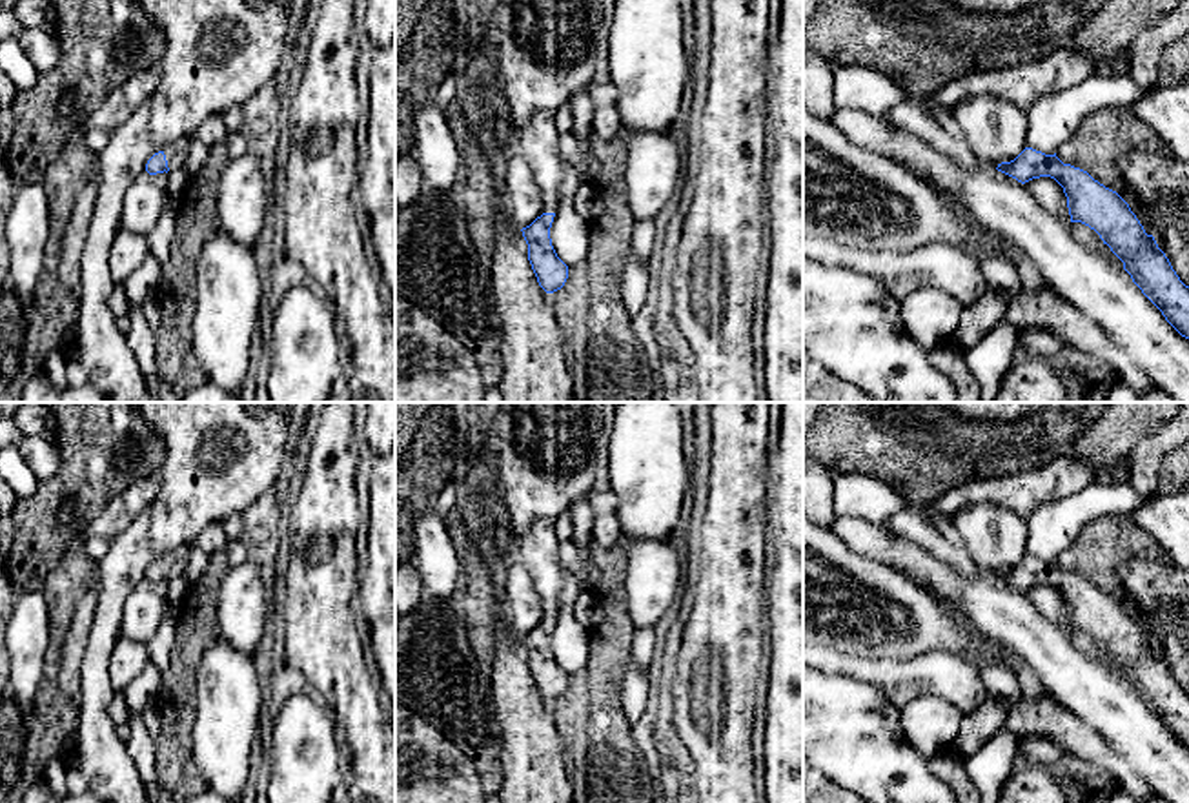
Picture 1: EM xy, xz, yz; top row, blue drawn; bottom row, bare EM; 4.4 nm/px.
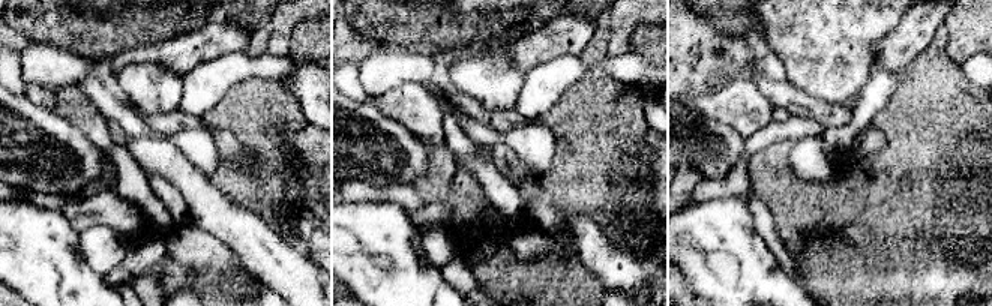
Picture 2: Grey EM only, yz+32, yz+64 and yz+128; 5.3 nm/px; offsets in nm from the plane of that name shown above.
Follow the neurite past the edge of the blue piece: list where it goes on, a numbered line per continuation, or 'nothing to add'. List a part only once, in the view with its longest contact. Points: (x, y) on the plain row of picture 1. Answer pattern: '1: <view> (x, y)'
1: xy (175, 561)

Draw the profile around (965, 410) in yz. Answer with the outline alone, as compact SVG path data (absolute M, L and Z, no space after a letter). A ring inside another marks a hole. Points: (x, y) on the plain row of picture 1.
M941 402L947 410L969 421L1018 421L1032 413L1054 410L1078 417L1094 413L1103 402Z

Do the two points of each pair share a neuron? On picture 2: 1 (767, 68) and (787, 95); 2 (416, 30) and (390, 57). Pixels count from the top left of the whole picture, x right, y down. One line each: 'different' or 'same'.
1: different
2: different

